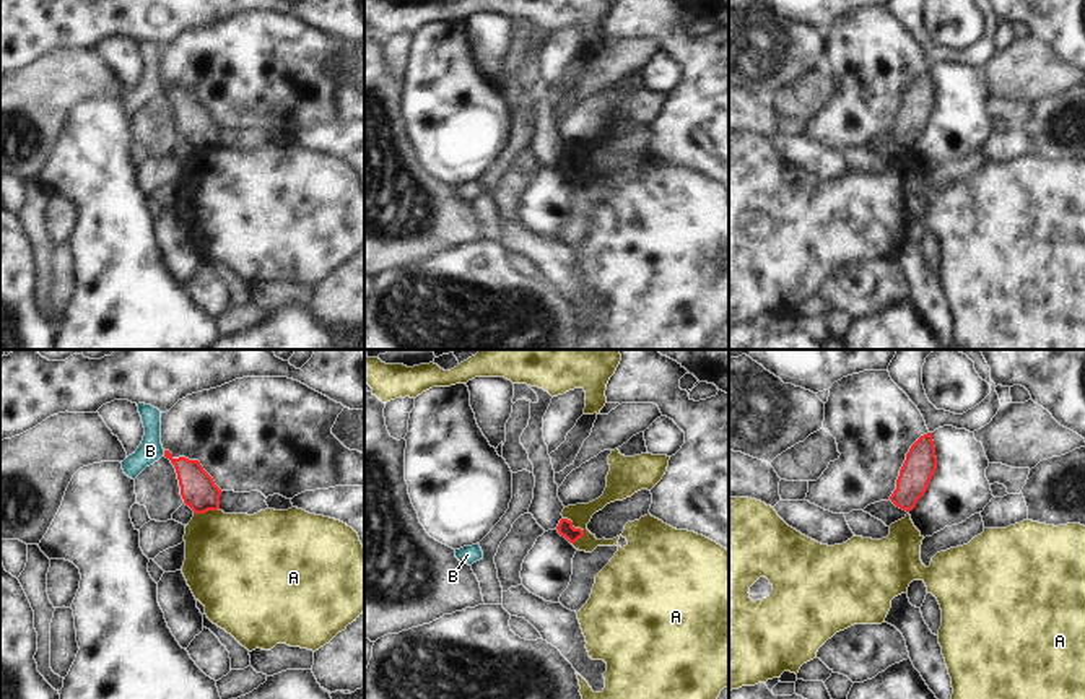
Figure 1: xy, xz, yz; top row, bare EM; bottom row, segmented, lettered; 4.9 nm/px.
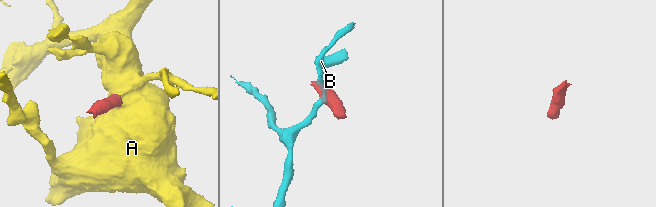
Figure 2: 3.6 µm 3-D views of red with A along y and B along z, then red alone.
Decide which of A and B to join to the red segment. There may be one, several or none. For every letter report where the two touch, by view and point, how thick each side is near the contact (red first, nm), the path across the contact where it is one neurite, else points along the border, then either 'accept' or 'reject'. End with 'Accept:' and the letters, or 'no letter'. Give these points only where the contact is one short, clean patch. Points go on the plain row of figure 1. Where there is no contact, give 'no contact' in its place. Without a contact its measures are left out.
A: xz (578, 164) | 80/110 nm | along xz (563, 153), (583, 168), (575, 179) | reject
B: xy (165, 90) | 180/120 nm | along xy (163, 86), (165, 91) | reject
Accept: no letter

